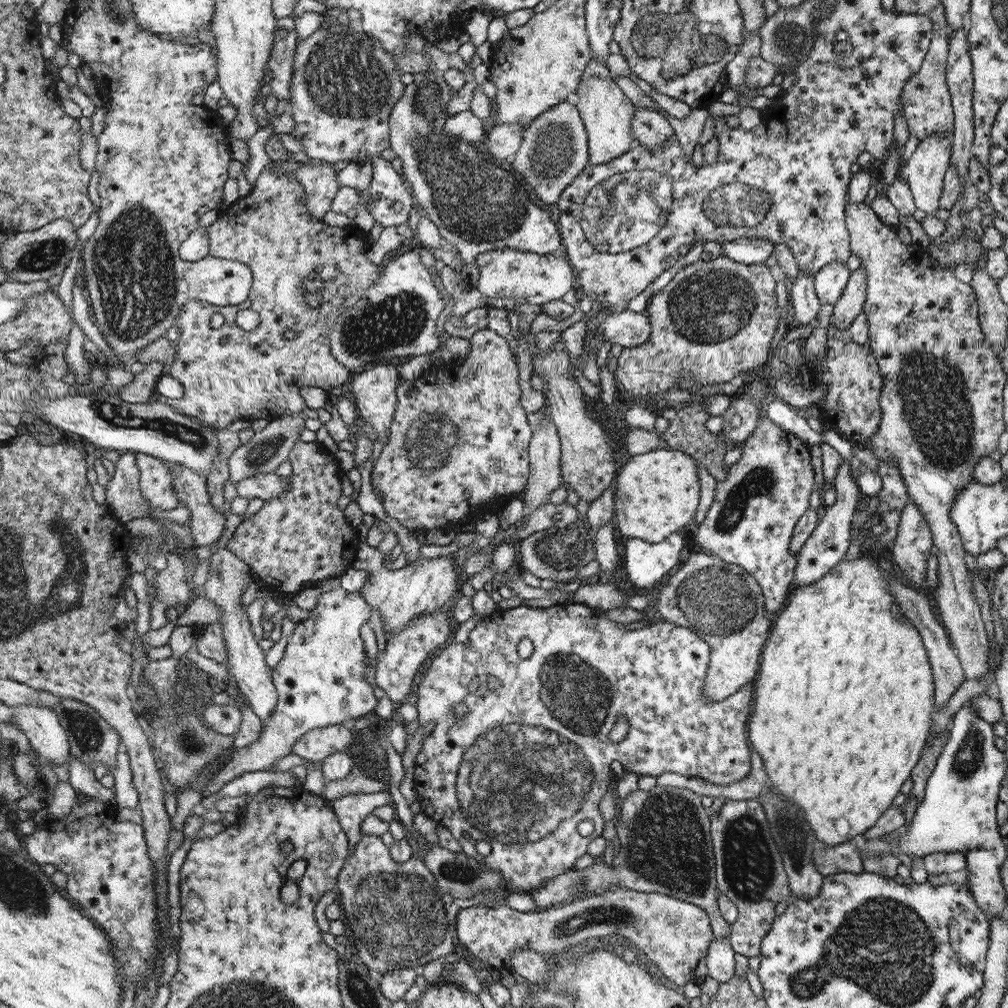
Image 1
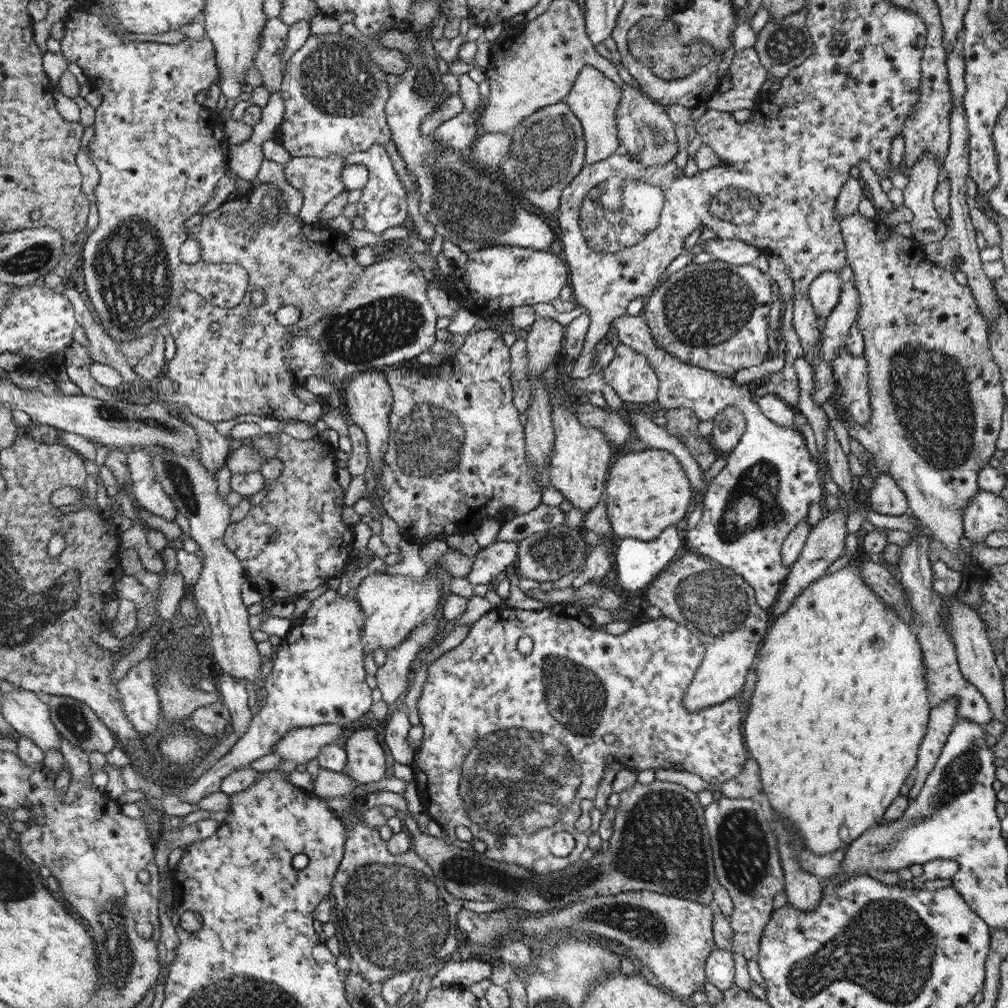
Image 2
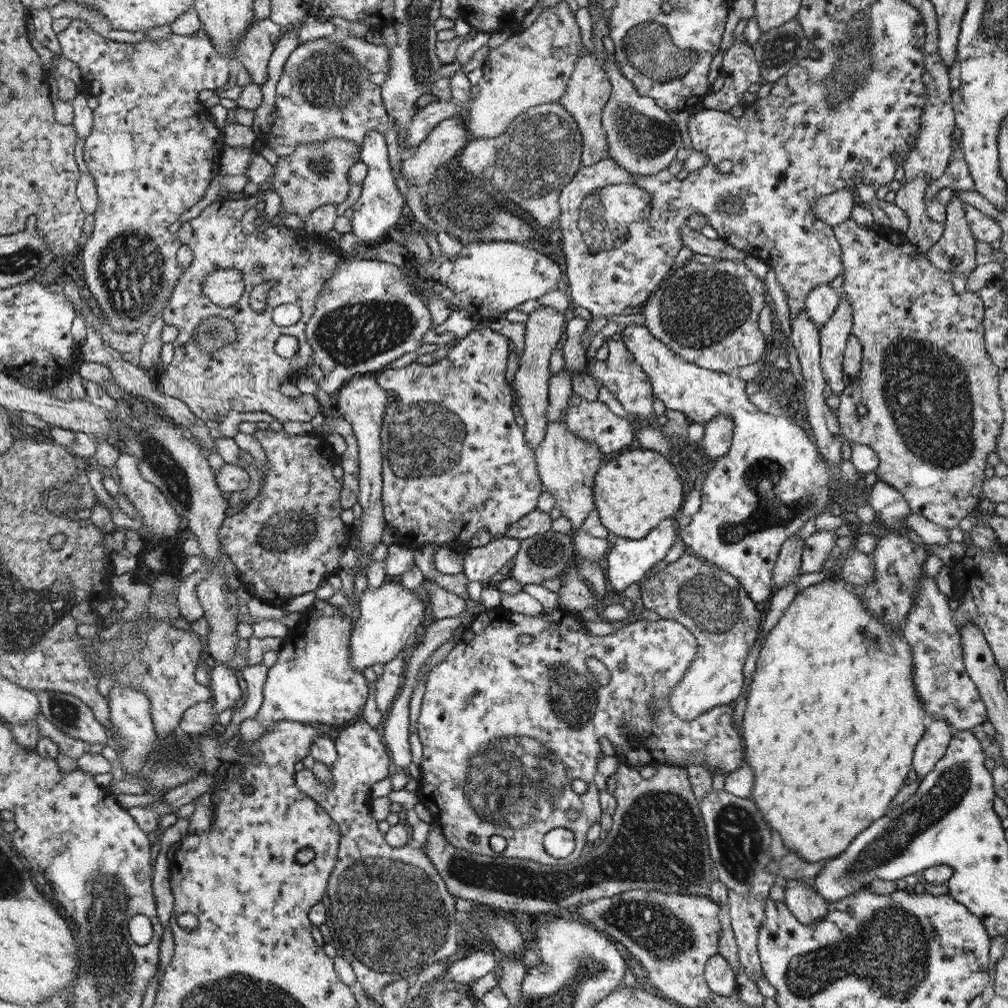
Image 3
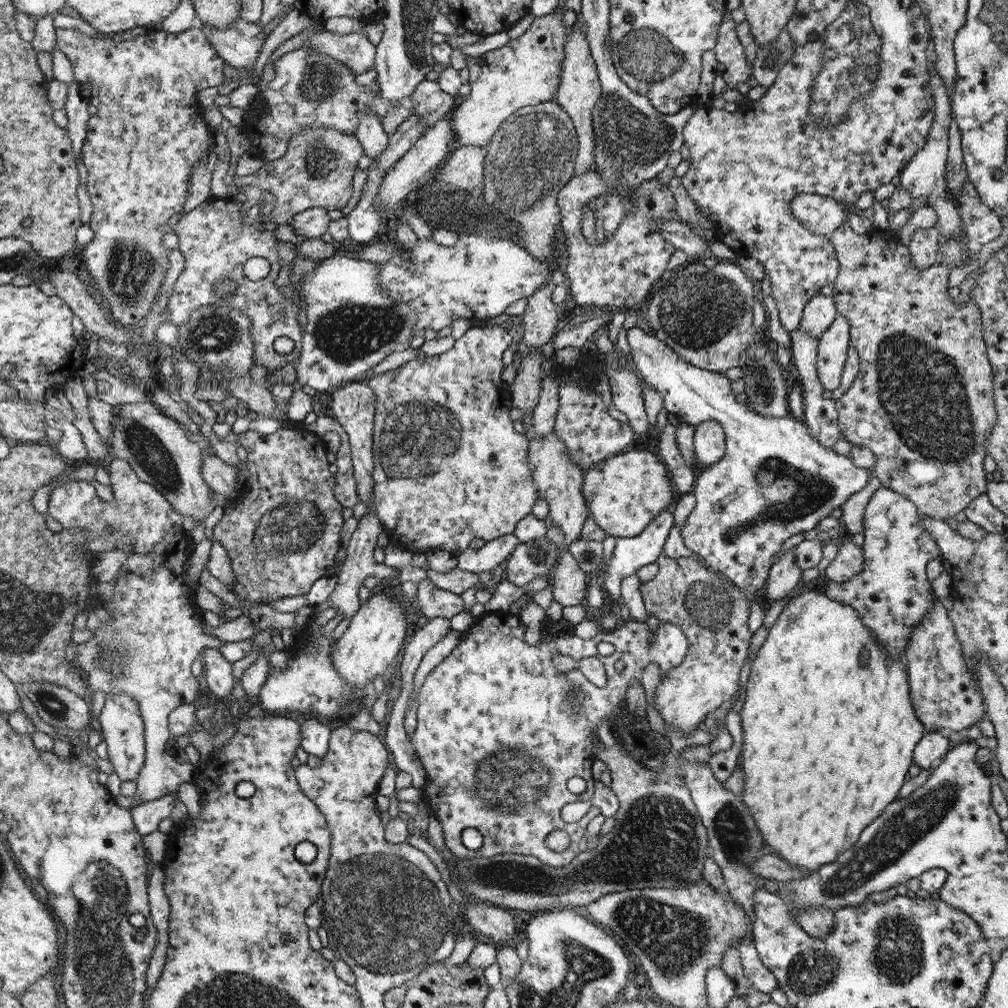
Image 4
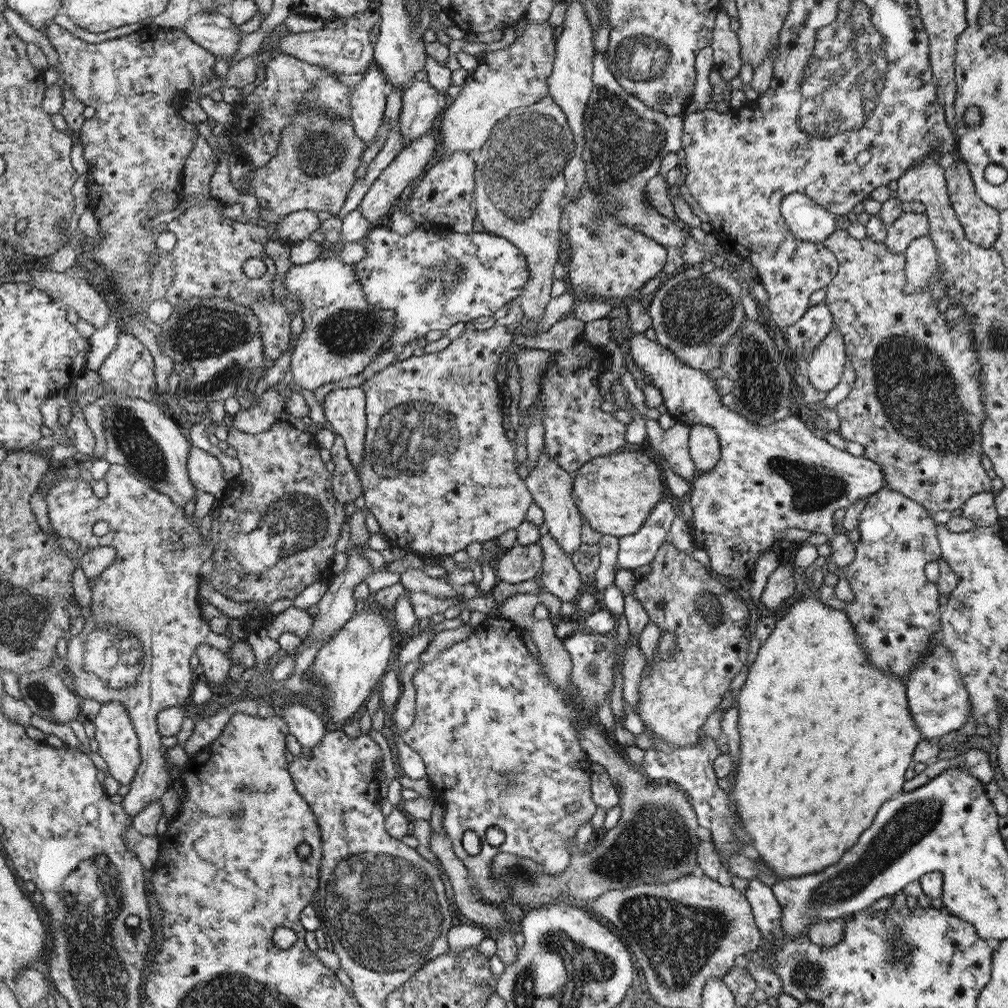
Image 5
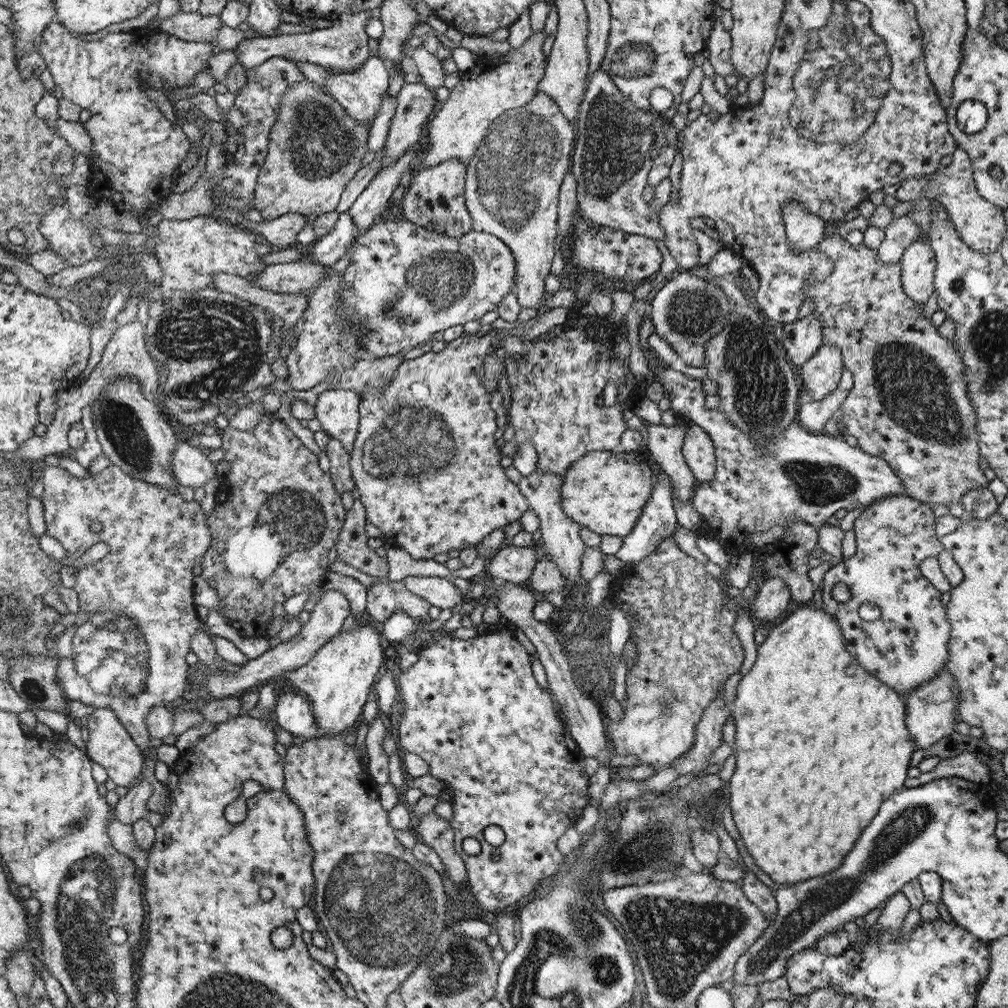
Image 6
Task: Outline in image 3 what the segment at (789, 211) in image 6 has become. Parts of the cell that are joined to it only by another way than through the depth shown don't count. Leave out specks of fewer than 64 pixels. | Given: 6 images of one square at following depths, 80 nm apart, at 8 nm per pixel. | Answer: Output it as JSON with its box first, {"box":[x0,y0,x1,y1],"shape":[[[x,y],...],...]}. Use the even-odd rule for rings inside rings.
{"box":[817,188,859,228],"shape":[[[849,188],[821,196],[817,202],[818,216],[826,220],[828,227],[834,228],[837,224],[851,218],[852,208],[859,203],[857,196],[858,194]]]}

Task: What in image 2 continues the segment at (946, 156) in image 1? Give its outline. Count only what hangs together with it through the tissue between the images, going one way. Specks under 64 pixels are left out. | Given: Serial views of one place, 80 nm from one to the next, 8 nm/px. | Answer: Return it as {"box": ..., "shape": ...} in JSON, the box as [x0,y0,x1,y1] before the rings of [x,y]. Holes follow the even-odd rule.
{"box":[904,151,947,247],"shape":[[[932,151],[923,154],[922,160],[918,160],[918,164],[914,164],[914,168],[910,169],[908,184],[904,191],[904,204],[906,208],[914,213],[914,218],[910,221],[912,228],[912,238],[916,240],[922,247],[936,245],[936,243],[944,238],[947,229],[939,212],[936,210],[935,201],[939,196],[938,183],[944,176],[942,167],[936,162],[936,156]]]}

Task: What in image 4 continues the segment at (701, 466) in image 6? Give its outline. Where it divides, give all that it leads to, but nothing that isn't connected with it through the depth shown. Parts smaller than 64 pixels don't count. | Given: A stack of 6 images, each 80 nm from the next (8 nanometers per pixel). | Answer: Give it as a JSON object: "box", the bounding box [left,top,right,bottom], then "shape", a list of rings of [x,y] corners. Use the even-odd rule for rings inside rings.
{"box":[694,419,726,464],"shape":[[[710,419],[694,428],[694,452],[698,464],[717,463],[726,454],[724,428]]]}

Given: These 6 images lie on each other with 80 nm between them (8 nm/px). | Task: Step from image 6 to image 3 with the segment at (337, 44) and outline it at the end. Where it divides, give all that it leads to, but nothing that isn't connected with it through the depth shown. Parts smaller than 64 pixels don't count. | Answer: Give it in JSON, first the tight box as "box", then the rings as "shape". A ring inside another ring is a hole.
{"box":[337,37,391,73],"shape":[[[350,37],[337,43],[352,53],[354,58],[358,59],[371,73],[389,72],[391,52],[384,45],[368,43],[364,37]]]}

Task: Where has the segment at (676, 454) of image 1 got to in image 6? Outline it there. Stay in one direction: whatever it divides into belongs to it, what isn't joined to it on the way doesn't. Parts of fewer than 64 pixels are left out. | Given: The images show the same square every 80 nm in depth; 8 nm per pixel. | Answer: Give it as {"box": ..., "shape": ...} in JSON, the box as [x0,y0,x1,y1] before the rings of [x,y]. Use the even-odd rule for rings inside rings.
{"box":[561,449,656,536],"shape":[[[619,449],[585,454],[563,475],[561,498],[566,516],[602,536],[628,536],[653,495],[652,482],[655,480],[652,478],[656,474],[646,462],[644,470],[640,466],[640,453],[627,453]]]}

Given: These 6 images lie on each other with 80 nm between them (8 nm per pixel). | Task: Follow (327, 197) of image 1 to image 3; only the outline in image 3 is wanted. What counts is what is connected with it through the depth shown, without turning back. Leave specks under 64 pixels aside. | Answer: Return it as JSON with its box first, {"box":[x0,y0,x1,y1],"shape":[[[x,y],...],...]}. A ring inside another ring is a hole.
{"box":[264,138,361,224],"shape":[[[327,138],[325,142],[311,142],[308,144],[299,144],[297,150],[284,158],[280,158],[274,167],[274,175],[266,181],[264,187],[270,188],[277,192],[281,198],[281,209],[276,215],[275,224],[280,224],[284,218],[290,213],[296,213],[298,217],[306,218],[311,212],[317,210],[318,207],[325,206],[325,204],[335,204],[338,206],[341,202],[346,200],[348,191],[352,186],[352,180],[348,178],[348,172],[354,164],[358,163],[359,152],[361,145],[343,138]]]}

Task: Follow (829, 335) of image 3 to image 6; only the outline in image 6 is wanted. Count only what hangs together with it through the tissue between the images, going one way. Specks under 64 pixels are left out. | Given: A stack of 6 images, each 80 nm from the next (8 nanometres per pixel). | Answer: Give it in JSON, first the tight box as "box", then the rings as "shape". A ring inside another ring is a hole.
{"box":[800,345,842,402],"shape":[[[821,345],[813,359],[800,366],[805,400],[820,402],[838,388],[842,375],[842,355],[834,345]]]}

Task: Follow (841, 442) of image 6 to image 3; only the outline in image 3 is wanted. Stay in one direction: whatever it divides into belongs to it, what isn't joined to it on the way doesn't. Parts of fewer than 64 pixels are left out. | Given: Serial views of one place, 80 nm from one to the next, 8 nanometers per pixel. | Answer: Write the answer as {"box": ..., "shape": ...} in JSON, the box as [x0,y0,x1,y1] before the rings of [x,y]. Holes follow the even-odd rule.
{"box":[620,323,864,602],"shape":[[[630,323],[629,325],[621,326],[620,332],[623,338],[623,344],[628,351],[631,352],[633,356],[633,361],[640,365],[640,368],[648,374],[648,380],[652,383],[652,392],[653,396],[656,399],[662,401],[664,407],[668,410],[678,410],[686,414],[690,419],[691,423],[704,424],[708,423],[710,419],[713,419],[715,416],[724,415],[729,416],[734,419],[734,437],[732,438],[732,445],[729,452],[724,455],[722,458],[716,460],[716,465],[708,473],[708,477],[702,485],[701,491],[701,500],[702,504],[700,506],[699,512],[692,514],[692,521],[684,529],[682,529],[682,542],[684,542],[687,550],[694,555],[697,555],[699,558],[702,558],[710,564],[714,564],[721,569],[724,569],[726,572],[729,572],[731,575],[734,575],[742,584],[747,591],[751,592],[753,599],[758,602],[766,602],[770,598],[770,594],[774,594],[774,570],[777,564],[777,559],[780,557],[780,552],[782,546],[785,544],[785,540],[789,536],[796,535],[797,532],[804,526],[806,520],[812,518],[812,514],[828,513],[830,508],[837,502],[838,494],[842,494],[845,491],[846,486],[854,486],[864,476],[860,471],[856,470],[852,461],[843,459],[841,464],[837,466],[831,466],[829,462],[818,454],[818,449],[816,444],[810,442],[808,434],[796,426],[794,422],[790,422],[787,416],[774,416],[766,412],[760,411],[756,405],[750,402],[750,397],[746,394],[746,381],[745,378],[741,379],[740,377],[734,375],[734,373],[720,373],[715,371],[710,371],[706,368],[701,368],[701,365],[690,364],[689,361],[685,361],[677,353],[673,351],[668,345],[665,345],[663,342],[660,342],[655,336],[652,336],[652,333],[645,327],[645,325],[639,325]]]}

